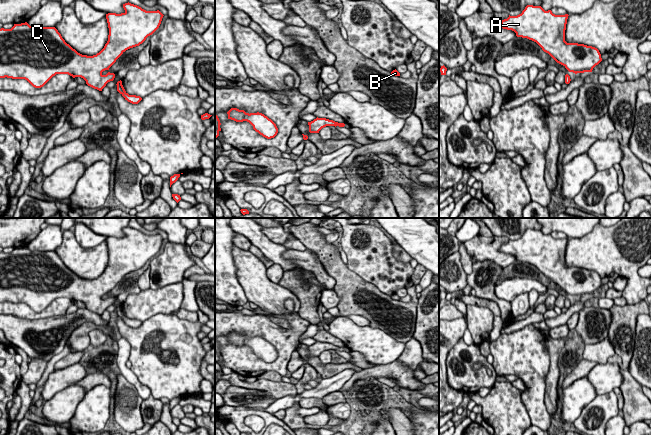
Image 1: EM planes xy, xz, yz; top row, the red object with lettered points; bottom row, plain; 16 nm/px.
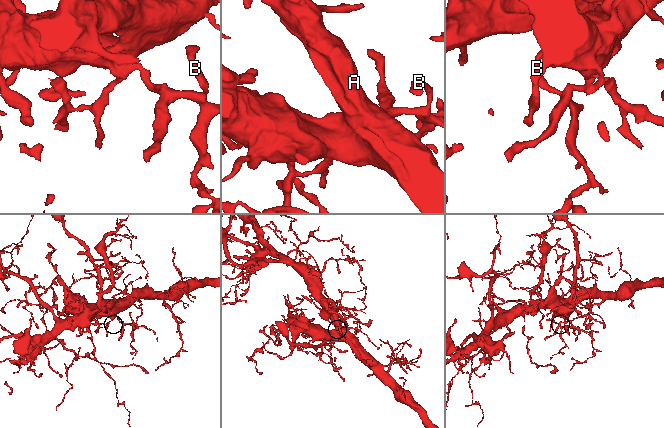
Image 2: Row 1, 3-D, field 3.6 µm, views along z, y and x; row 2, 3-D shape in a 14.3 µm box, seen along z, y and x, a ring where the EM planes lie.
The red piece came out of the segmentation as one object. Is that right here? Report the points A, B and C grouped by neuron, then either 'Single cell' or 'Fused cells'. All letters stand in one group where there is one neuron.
Groups: A C / B. Fused cells

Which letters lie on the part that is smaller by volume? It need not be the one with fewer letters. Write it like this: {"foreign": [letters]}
{"foreign": ["B"]}

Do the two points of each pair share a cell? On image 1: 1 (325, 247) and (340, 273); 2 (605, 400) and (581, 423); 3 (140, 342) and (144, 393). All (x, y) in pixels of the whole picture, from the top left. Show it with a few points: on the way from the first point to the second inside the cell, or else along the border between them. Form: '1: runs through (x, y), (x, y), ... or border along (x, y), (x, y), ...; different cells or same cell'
1: runs through (327, 253), (335, 267); same cell
2: runs through (597, 402), (583, 415); same cell
3: border along (129, 368), (137, 379), (150, 390), (151, 394); different cells

